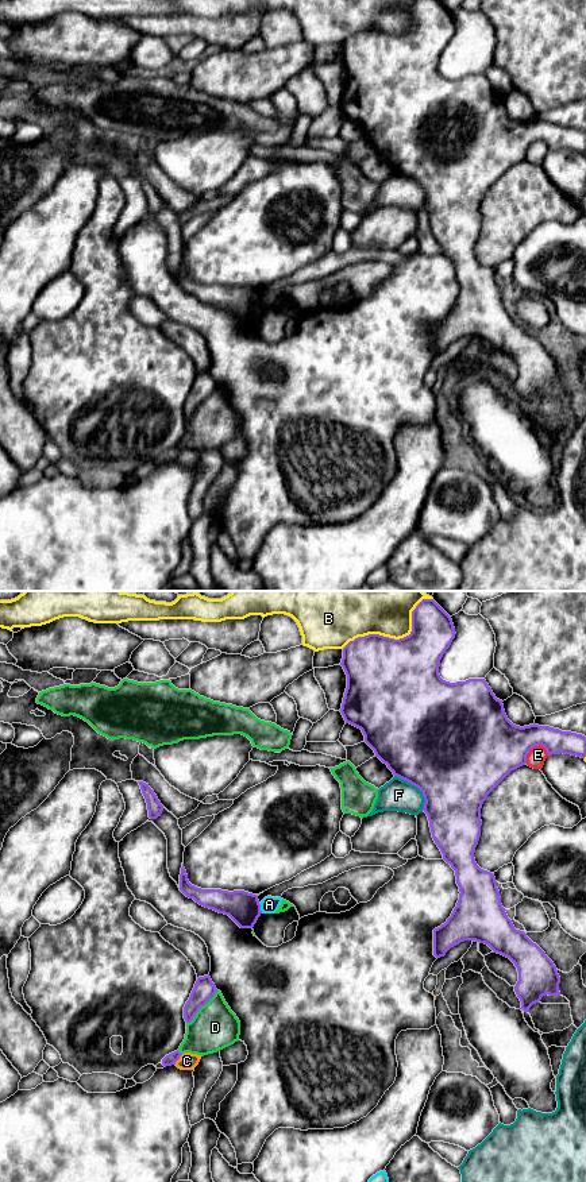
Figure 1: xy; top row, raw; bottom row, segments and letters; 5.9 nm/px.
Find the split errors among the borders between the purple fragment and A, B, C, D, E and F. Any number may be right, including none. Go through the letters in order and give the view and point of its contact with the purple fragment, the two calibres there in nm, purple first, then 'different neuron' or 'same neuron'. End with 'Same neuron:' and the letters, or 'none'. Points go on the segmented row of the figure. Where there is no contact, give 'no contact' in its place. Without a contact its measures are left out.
A: xy (259, 907) | 190/100 nm | different neuron
B: xy (397, 640) | 500/380 nm | different neuron
C: xy (178, 1058) | 70/100 nm | different neuron
D: xy (200, 1007) | 130/280 nm | different neuron
E: xy (531, 748) | 400/110 nm | different neuron
F: xy (417, 787) | 500/190 nm | different neuron
Same neuron: none

